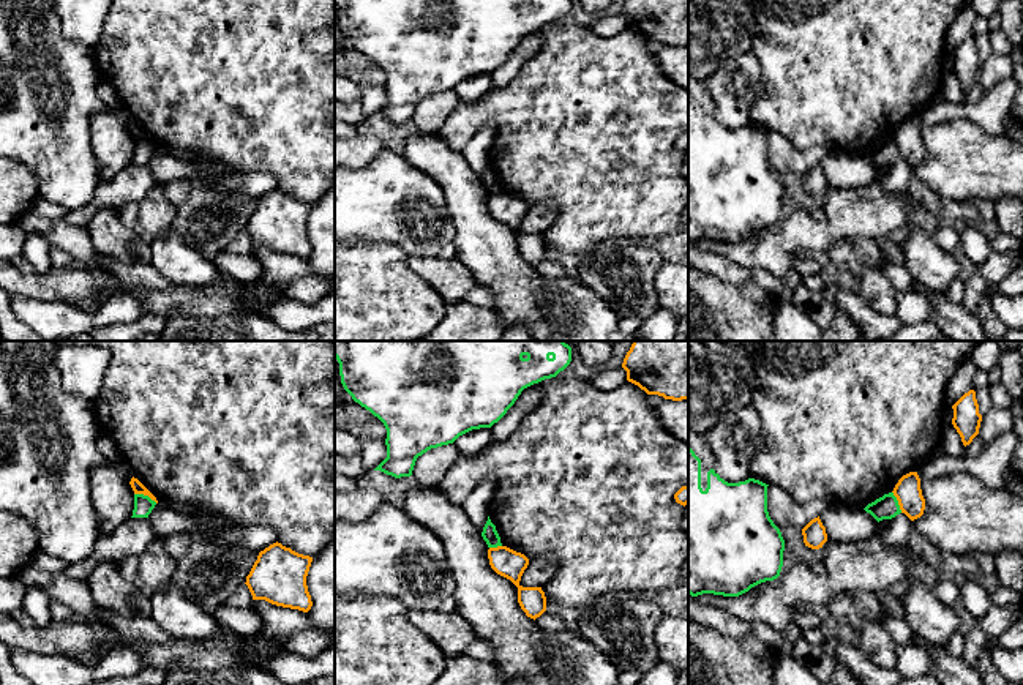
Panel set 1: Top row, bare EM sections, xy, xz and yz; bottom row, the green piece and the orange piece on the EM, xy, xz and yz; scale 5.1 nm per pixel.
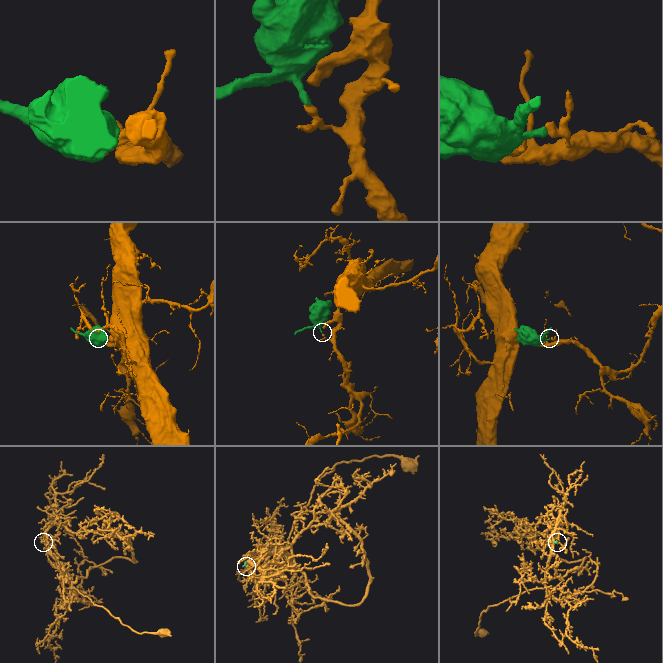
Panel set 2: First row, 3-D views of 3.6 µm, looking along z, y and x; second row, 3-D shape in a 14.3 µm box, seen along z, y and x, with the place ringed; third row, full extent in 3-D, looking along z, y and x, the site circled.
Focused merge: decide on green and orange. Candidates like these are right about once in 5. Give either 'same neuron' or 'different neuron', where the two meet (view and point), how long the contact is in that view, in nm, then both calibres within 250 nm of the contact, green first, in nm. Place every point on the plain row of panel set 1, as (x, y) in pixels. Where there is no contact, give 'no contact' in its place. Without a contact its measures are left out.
different neuron; meets green in xy at (146, 142); contact 130 nm long; 100 nm thick on the green side, 60 nm on the other

